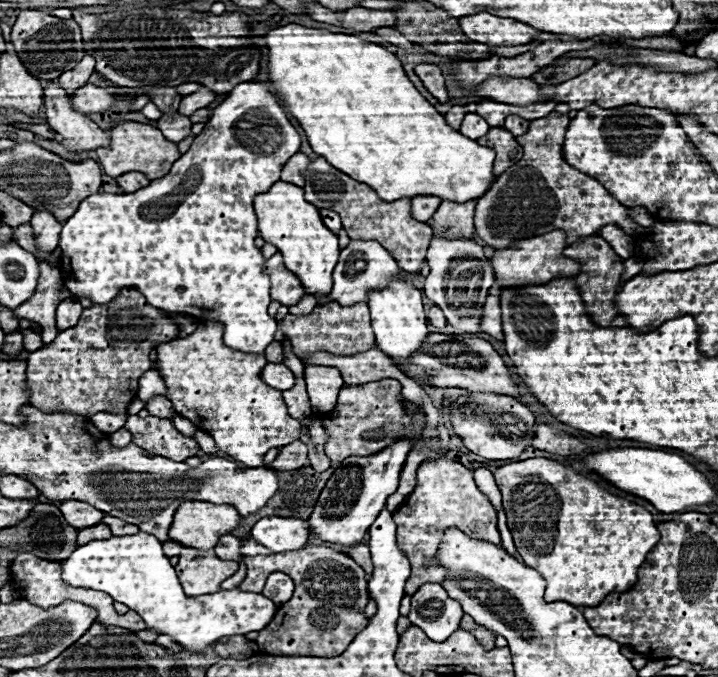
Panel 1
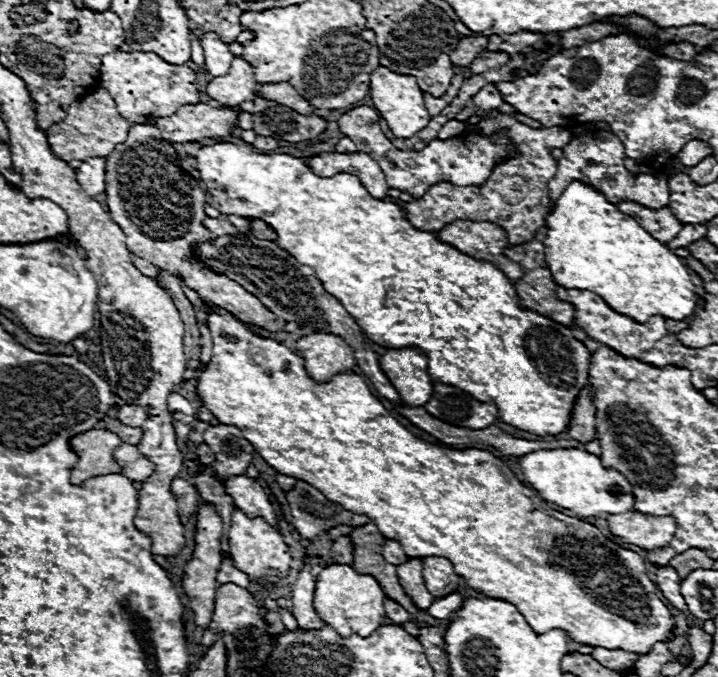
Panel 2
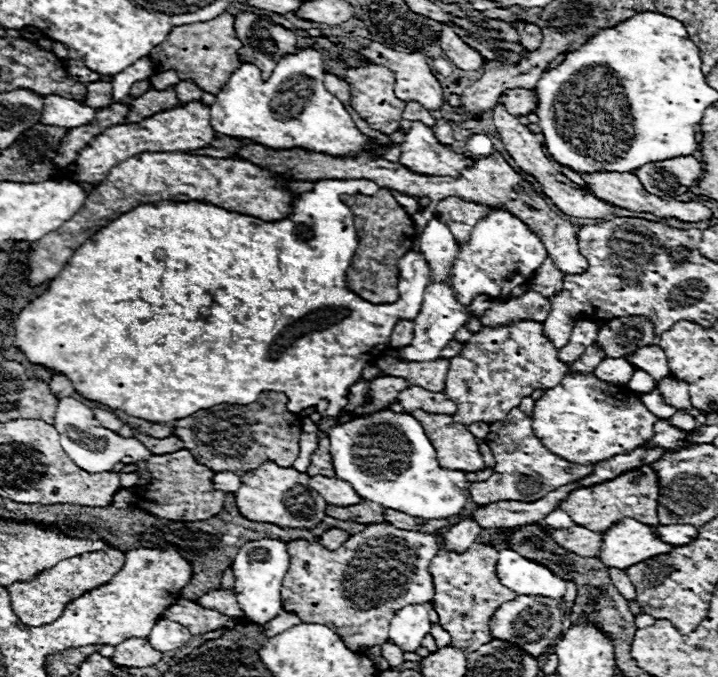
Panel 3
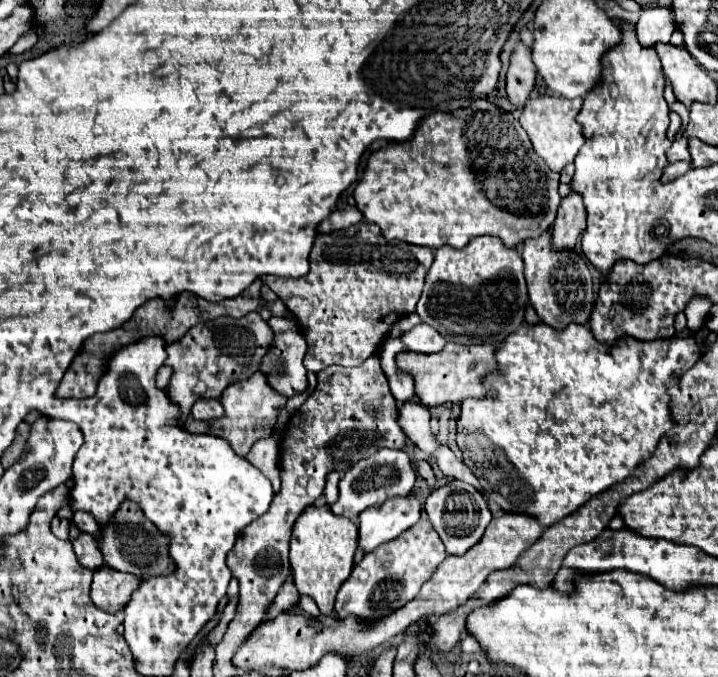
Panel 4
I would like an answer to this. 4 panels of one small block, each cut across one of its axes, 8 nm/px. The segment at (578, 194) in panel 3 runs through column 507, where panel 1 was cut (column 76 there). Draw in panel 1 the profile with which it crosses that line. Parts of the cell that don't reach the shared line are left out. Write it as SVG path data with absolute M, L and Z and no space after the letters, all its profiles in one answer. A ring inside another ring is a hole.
M54 80L44 82L44 106L50 128L64 138L62 144L70 152L96 150L108 144L110 134L100 130L86 114L76 112L68 94Z

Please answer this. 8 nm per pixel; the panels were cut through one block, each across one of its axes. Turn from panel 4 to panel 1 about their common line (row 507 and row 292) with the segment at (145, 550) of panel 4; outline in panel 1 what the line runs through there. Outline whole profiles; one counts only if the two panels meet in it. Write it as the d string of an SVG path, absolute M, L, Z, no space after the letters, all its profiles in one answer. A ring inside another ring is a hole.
M124 288L112 302L94 304L92 308L86 308L80 316L80 322L74 328L58 332L54 342L28 354L26 360L28 362L26 386L30 390L28 404L42 412L70 412L76 416L86 416L88 420L98 412L122 416L126 414L128 404L136 396L126 392L136 392L140 376L152 368L152 362L148 358L150 350L174 338L178 338L178 326L174 324L174 320L166 312L150 306L138 290Z

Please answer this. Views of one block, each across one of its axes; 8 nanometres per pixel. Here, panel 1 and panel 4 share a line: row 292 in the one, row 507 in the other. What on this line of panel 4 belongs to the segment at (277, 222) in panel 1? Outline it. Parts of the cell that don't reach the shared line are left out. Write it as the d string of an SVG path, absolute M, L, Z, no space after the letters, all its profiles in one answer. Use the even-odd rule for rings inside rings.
M308 506L292 530L290 540L290 566L294 584L300 594L310 596L324 616L334 612L338 588L350 576L354 566L354 552L358 548L358 526L348 518L330 514L328 506Z

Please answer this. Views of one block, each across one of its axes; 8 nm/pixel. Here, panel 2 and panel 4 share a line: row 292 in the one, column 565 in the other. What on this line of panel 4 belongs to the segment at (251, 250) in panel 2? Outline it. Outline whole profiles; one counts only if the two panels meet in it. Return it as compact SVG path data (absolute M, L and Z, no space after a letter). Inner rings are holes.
M550 232L542 234L542 238L524 242L522 258L526 266L530 304L534 306L538 318L556 330L562 330L568 324L586 324L594 302L592 276L586 260L576 252L554 252L550 246Z

